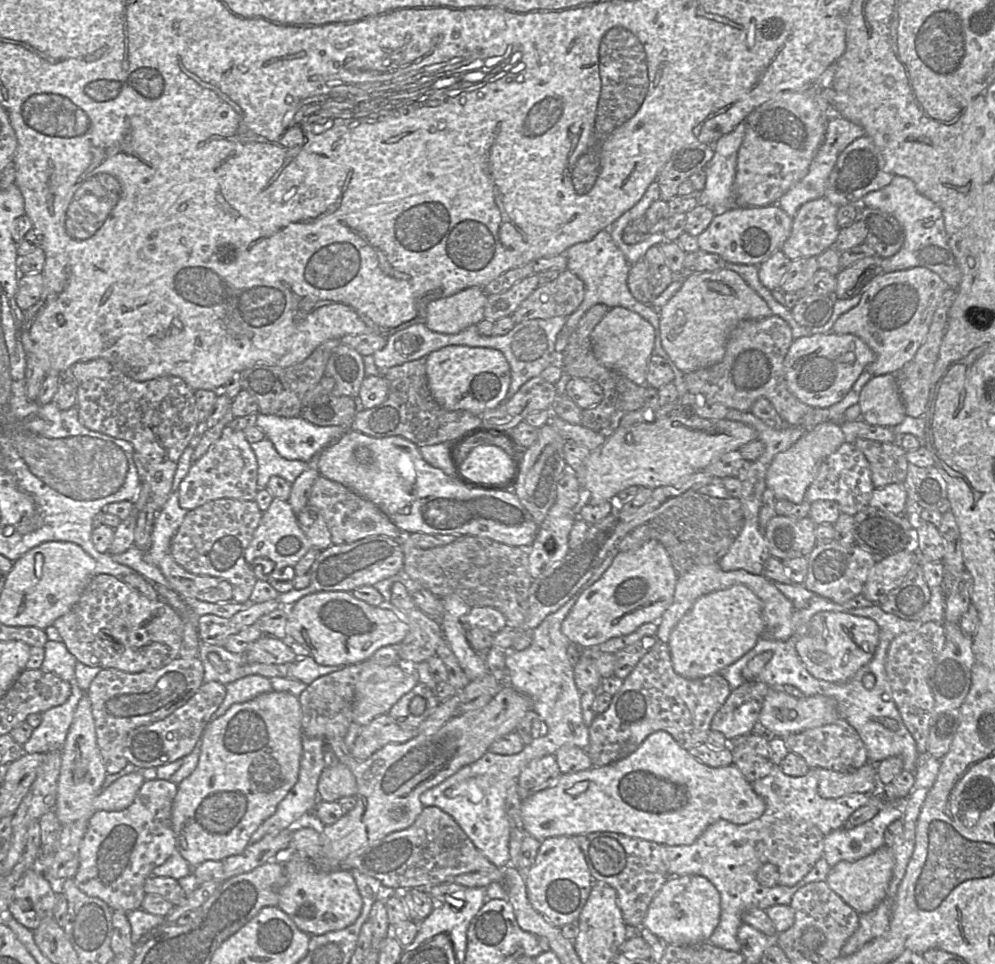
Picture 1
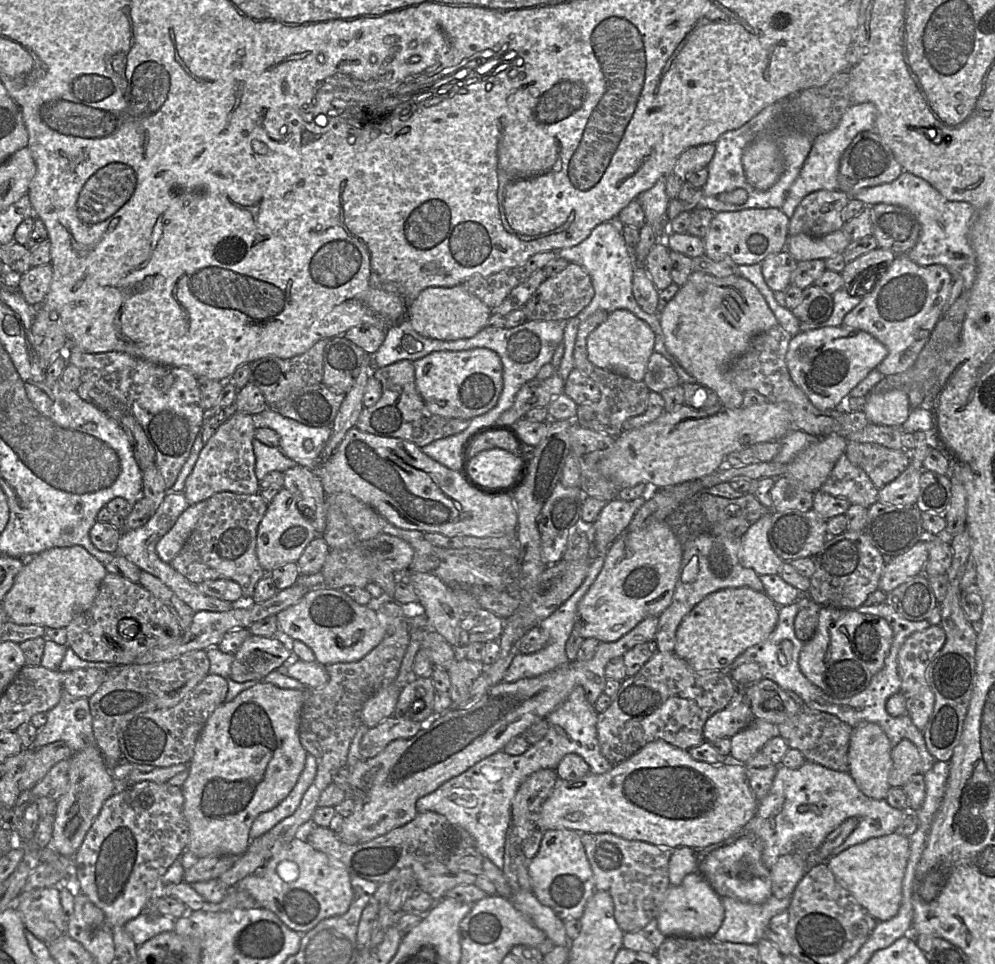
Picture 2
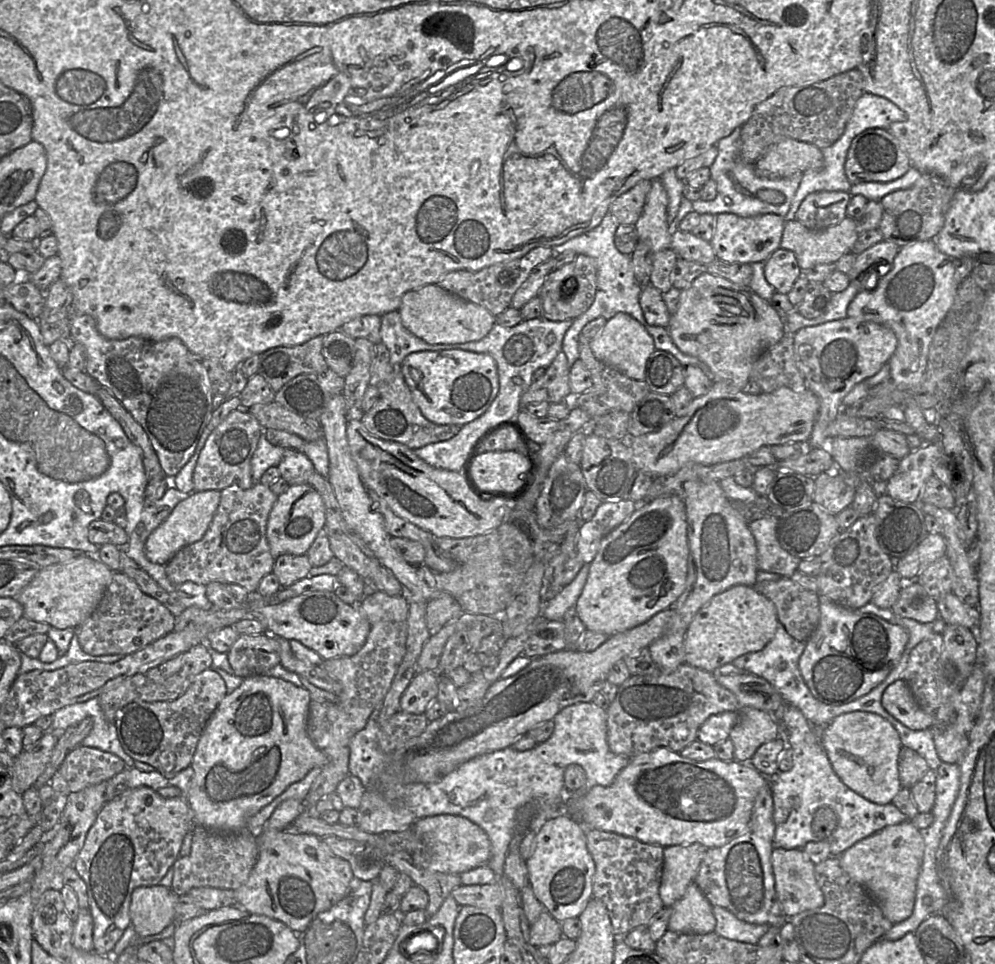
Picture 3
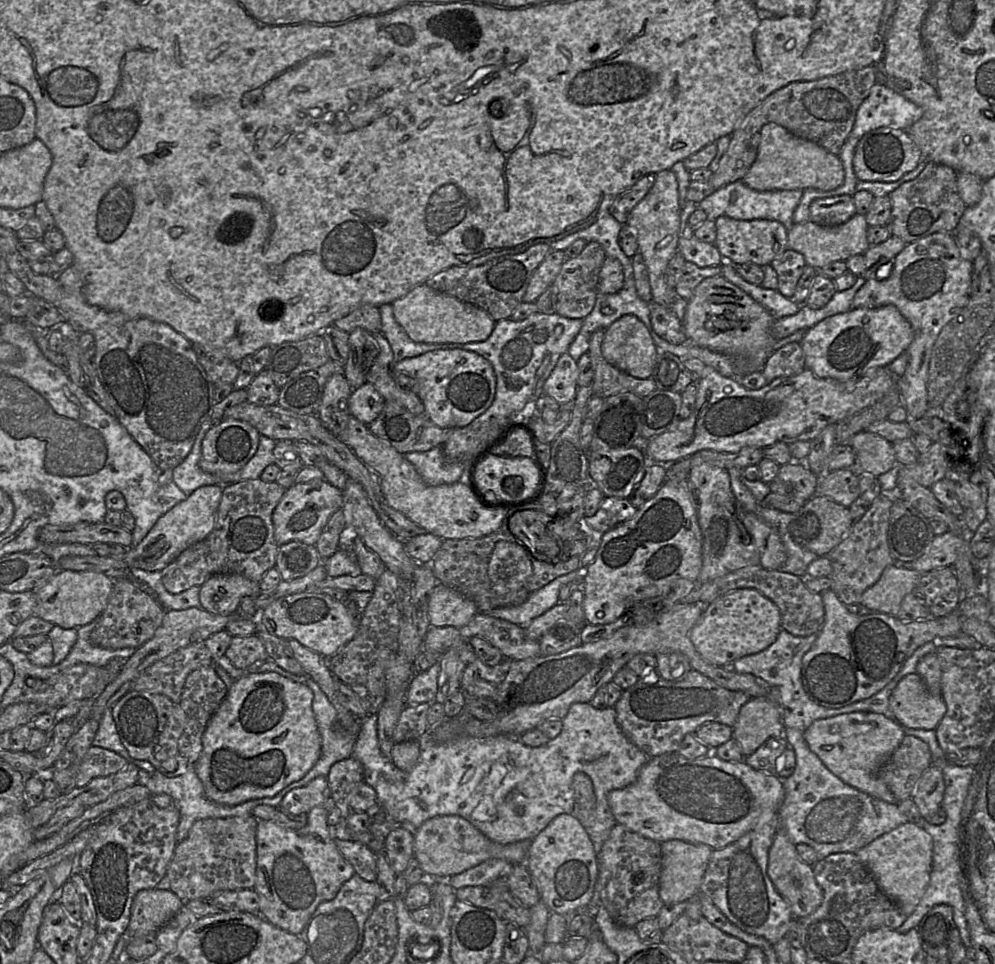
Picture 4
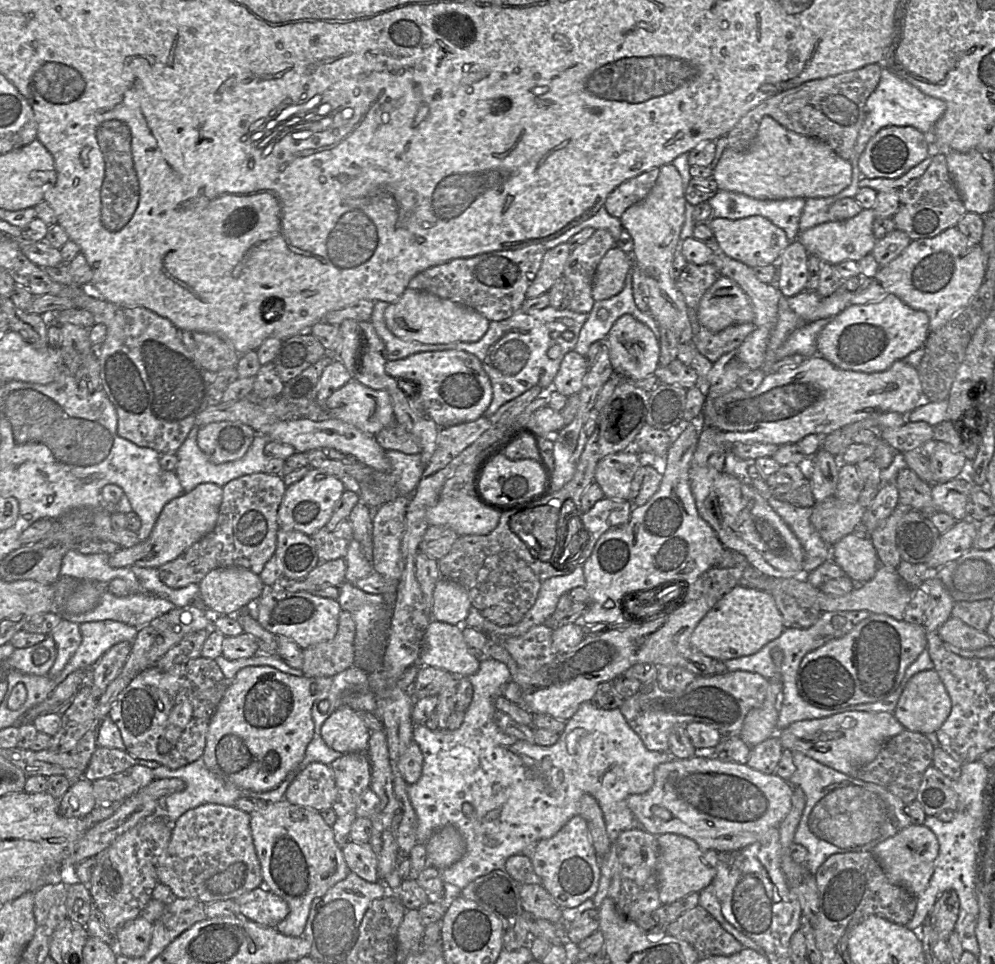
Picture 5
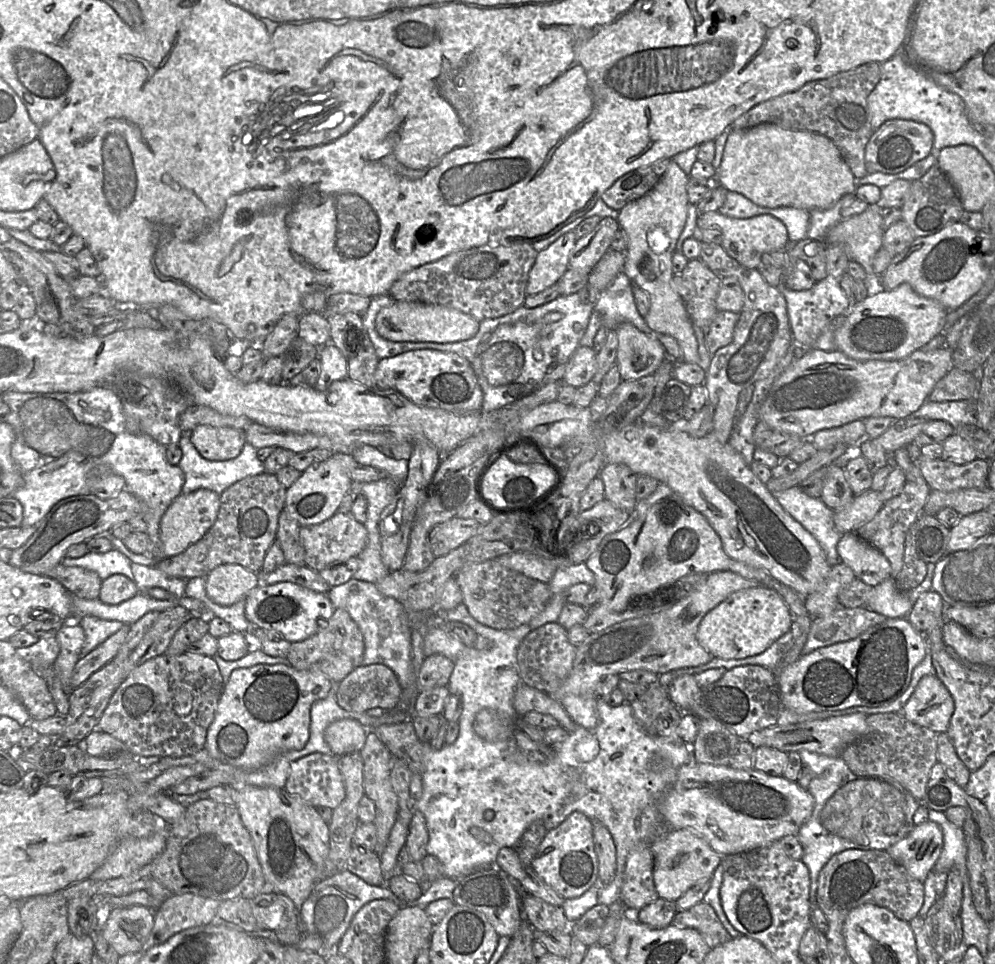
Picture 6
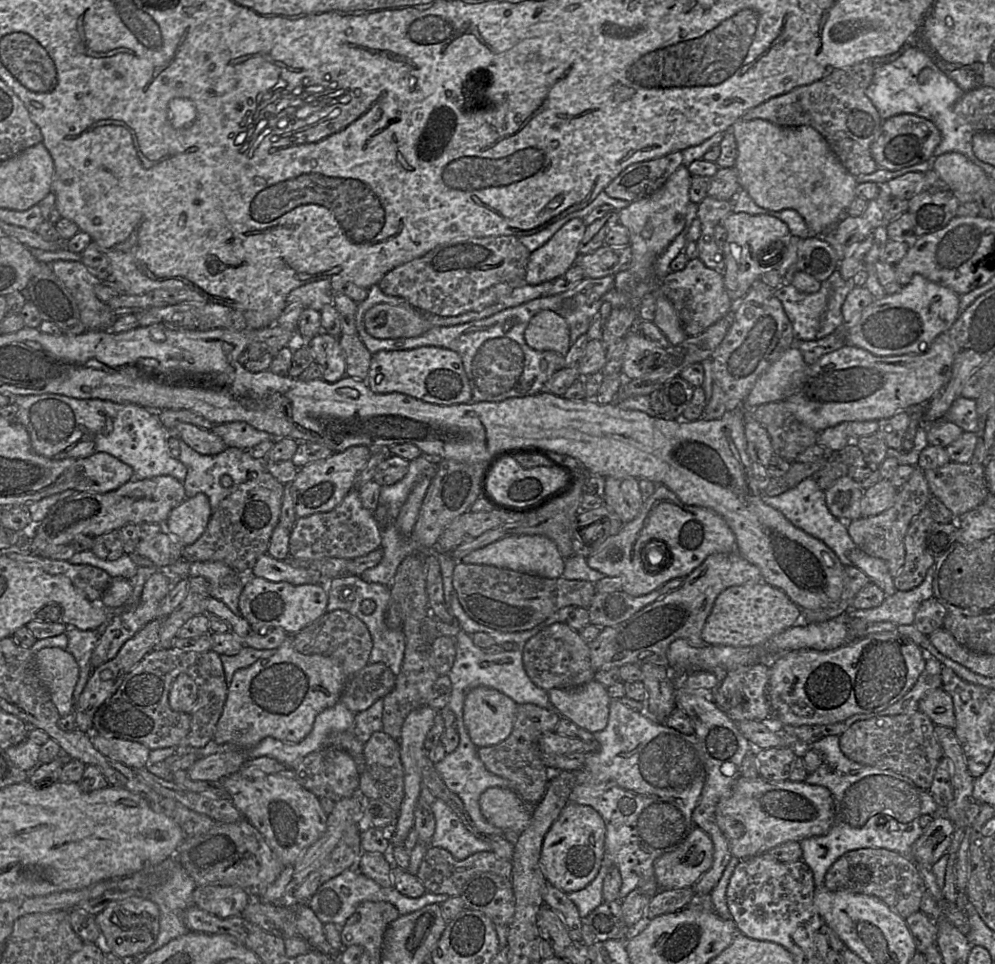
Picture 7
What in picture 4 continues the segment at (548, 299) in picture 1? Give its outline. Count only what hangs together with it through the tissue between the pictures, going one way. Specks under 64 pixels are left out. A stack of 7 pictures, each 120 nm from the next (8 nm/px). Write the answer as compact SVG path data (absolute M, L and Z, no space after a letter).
M591 241L578 256L563 262L558 275L551 284L557 295L557 314L576 319L584 319L590 314L596 301L599 273L605 258L602 246L598 242Z

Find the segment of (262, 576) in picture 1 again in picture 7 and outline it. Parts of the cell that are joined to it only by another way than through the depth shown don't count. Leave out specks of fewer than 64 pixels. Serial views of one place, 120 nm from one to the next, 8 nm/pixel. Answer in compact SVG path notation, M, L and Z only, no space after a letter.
M353 446L343 452L334 452L326 459L299 468L291 483L296 516L302 518L315 513L329 512L337 507L352 490L357 474L367 465L371 455L372 450L369 447Z

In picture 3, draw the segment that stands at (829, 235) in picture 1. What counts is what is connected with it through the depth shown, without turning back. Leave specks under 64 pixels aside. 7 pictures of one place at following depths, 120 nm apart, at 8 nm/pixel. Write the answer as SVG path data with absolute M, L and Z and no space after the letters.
M818 191L805 197L795 220L810 230L820 231L837 225L847 215L846 208L852 195L843 191Z

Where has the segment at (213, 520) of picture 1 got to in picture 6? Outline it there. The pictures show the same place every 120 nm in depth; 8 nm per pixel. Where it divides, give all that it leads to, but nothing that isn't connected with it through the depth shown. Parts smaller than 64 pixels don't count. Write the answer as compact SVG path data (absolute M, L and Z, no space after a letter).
M266 472L231 485L221 494L217 519L206 534L184 552L157 562L157 568L168 577L184 580L207 577L209 572L224 564L238 564L258 573L268 549L276 541L286 490L276 475Z

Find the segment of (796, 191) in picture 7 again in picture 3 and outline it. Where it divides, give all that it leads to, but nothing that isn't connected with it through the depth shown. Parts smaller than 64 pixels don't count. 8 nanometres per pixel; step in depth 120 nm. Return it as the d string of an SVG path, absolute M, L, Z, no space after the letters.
M784 138L772 144L755 163L758 176L787 178L807 170L821 170L824 165L822 150L813 144Z

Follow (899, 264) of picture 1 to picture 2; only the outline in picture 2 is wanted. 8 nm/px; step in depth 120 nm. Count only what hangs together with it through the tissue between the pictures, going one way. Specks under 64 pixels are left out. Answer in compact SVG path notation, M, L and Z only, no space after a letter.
M904 170L894 181L860 189L850 198L862 201L865 207L886 203L912 211L921 225L921 231L917 243L906 253L907 256L918 265L943 265L952 276L959 274L963 278L964 289L970 290L977 274L976 254L969 240L969 232L976 217L973 205L946 199L926 180Z

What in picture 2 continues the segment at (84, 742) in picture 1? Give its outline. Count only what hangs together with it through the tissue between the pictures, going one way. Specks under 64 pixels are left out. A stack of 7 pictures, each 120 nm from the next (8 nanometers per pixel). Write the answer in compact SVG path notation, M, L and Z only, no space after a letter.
M96 746L73 753L70 758L67 790L56 801L52 837L48 846L62 856L73 858L104 802L117 791L119 786Z

